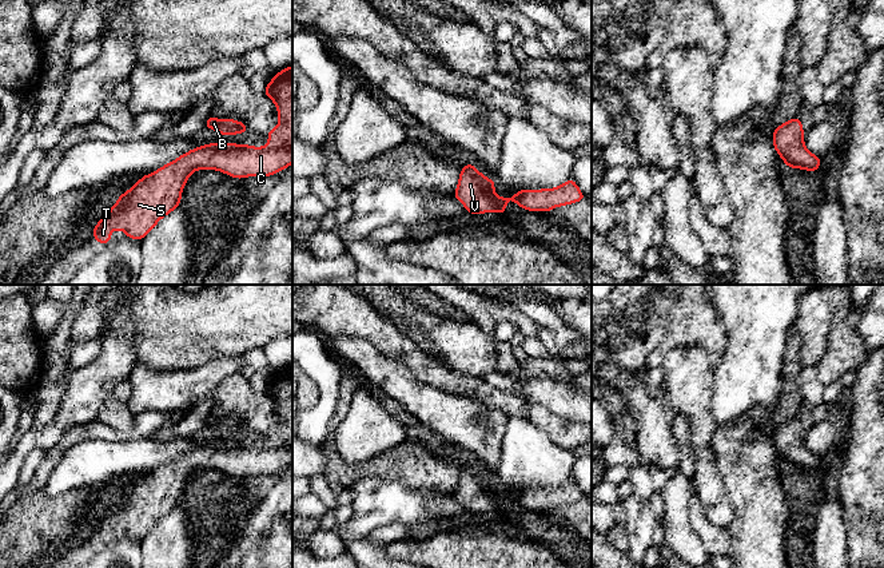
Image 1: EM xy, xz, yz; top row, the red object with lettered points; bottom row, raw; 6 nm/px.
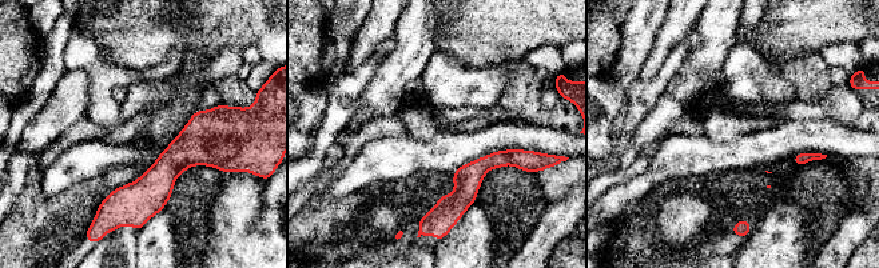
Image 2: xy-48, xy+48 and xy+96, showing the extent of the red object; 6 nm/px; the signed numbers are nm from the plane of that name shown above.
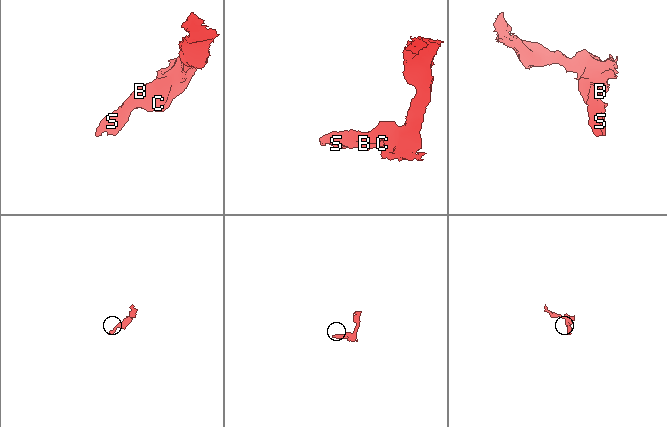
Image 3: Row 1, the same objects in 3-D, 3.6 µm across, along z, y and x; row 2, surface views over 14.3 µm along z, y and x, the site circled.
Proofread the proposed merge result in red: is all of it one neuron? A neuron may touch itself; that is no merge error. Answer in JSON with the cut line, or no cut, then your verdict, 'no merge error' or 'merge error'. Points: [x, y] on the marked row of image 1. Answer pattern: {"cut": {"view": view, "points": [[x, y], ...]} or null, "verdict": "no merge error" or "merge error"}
{"cut": null, "verdict": "no merge error"}

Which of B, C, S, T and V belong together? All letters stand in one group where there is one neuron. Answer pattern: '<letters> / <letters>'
B C S T V

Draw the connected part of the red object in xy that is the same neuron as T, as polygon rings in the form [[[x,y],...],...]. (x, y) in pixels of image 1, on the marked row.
[[[292,65],[279,71],[268,82],[264,96],[268,96],[276,104],[279,115],[279,124],[266,134],[270,140],[267,146],[210,143],[190,150],[155,172],[143,175],[123,195],[119,194],[116,204],[93,227],[93,239],[97,243],[111,243],[111,231],[123,230],[126,237],[142,241],[162,218],[182,203],[180,195],[184,184],[196,170],[218,170],[232,178],[243,179],[246,176],[270,176],[288,168],[292,163]]]

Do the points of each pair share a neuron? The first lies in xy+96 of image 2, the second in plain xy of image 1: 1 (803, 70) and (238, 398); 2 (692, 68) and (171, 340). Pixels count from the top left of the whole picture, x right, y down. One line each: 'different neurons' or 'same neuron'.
1: same neuron
2: different neurons

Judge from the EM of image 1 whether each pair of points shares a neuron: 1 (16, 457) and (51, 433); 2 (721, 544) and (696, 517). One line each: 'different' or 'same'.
1: different
2: same

